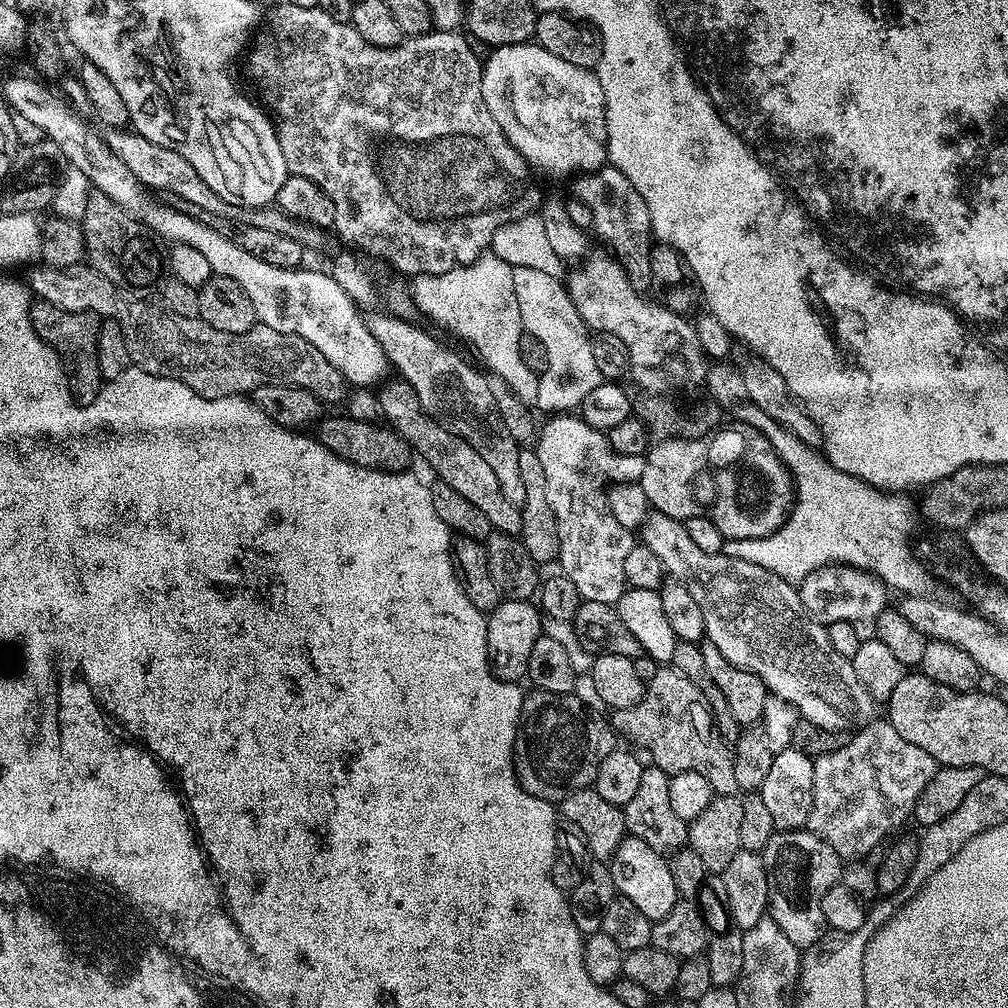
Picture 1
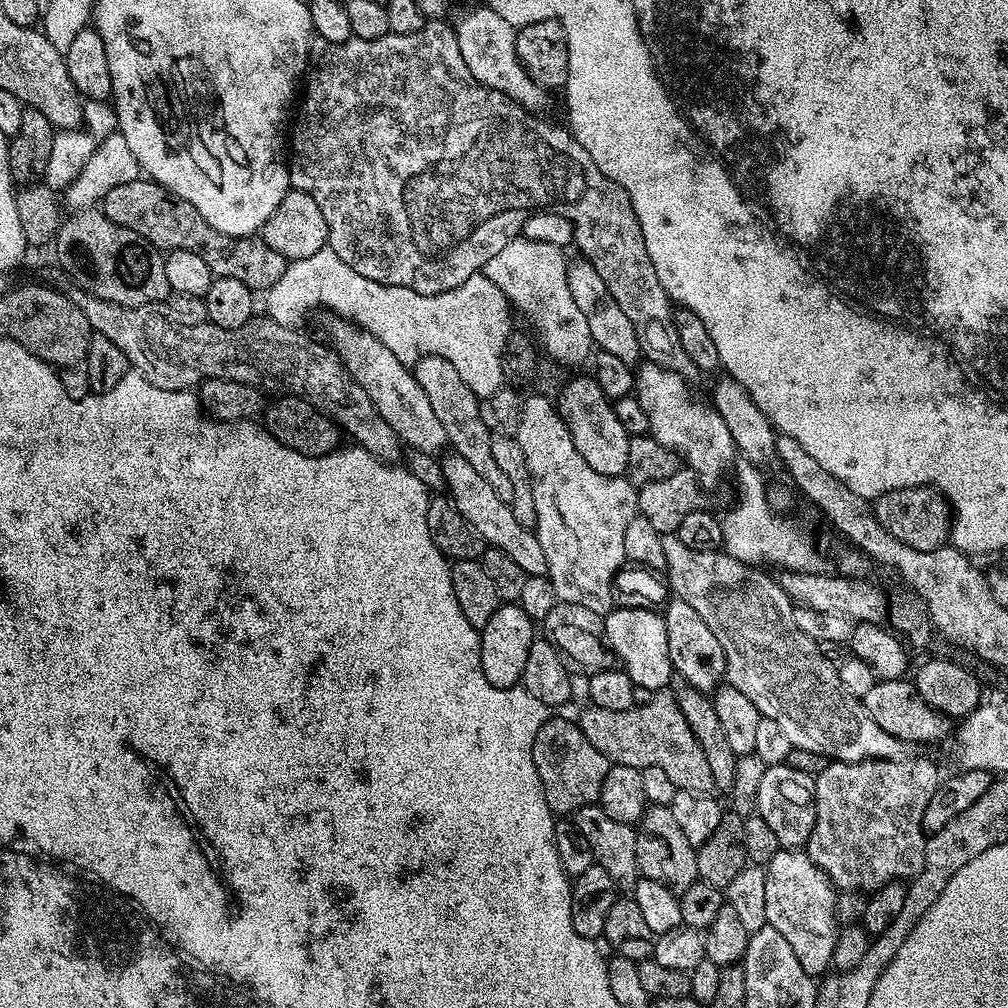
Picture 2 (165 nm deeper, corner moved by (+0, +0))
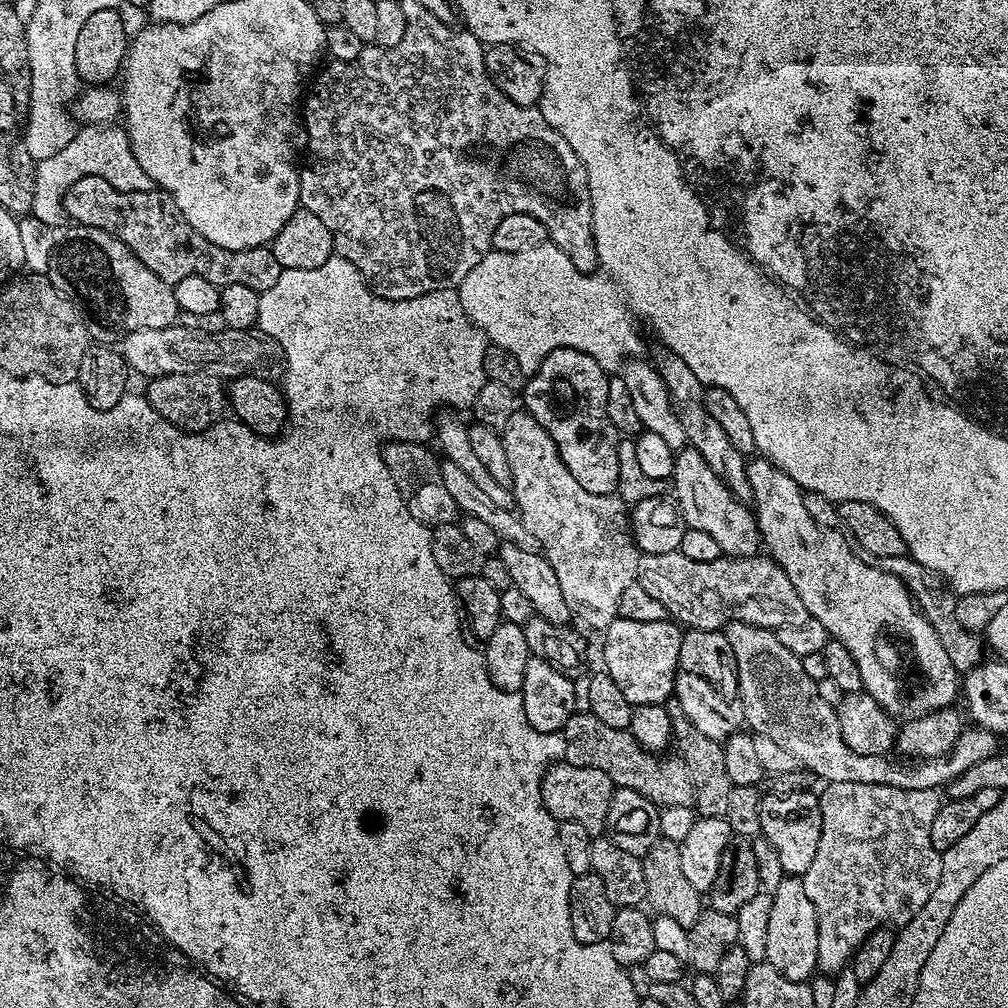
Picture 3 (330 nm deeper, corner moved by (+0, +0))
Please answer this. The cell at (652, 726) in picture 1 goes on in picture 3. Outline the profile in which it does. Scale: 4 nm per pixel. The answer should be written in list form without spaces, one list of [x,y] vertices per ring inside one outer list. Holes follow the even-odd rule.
[[[573,712],[562,731],[566,738],[563,759],[567,763],[602,770],[602,774],[609,776],[616,788],[638,790],[638,794],[646,794],[646,798],[661,809],[674,806],[691,808],[695,805],[694,782],[690,782],[690,774],[683,760],[675,755],[672,757],[648,751],[628,729],[606,726],[606,722],[598,722],[591,712]]]

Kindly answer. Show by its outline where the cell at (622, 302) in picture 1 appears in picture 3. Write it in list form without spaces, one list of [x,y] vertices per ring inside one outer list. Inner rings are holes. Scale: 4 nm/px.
[[[688,446],[676,452],[670,488],[676,491],[674,503],[680,510],[681,521],[687,527],[710,534],[725,557],[747,558],[761,551],[762,541],[753,511],[725,486],[710,466],[706,466],[706,458],[702,458],[698,450]]]

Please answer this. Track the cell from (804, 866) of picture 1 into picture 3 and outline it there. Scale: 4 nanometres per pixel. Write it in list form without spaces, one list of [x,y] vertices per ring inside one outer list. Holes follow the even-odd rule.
[[[785,875],[782,886],[771,893],[770,930],[766,934],[766,954],[764,960],[778,974],[794,982],[808,982],[817,975],[818,969],[818,914],[814,902],[806,894],[803,879]]]

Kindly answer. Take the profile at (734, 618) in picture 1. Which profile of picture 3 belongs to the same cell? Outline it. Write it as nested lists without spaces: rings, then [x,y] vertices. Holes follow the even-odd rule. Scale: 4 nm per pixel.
[[[732,622],[727,625],[726,635],[734,650],[739,693],[747,727],[755,735],[778,742],[778,746],[783,746],[789,754],[794,754],[801,769],[813,772],[821,781],[829,784],[885,784],[902,790],[940,790],[949,780],[958,778],[962,770],[970,770],[970,766],[982,762],[982,758],[990,758],[998,750],[998,736],[995,732],[968,726],[961,732],[958,742],[947,756],[912,763],[900,758],[892,760],[888,756],[854,754],[854,750],[850,750],[850,746],[846,746],[842,738],[835,707],[827,705],[819,697],[817,681],[806,674],[803,659],[786,650],[773,629],[759,628],[745,622]]]

